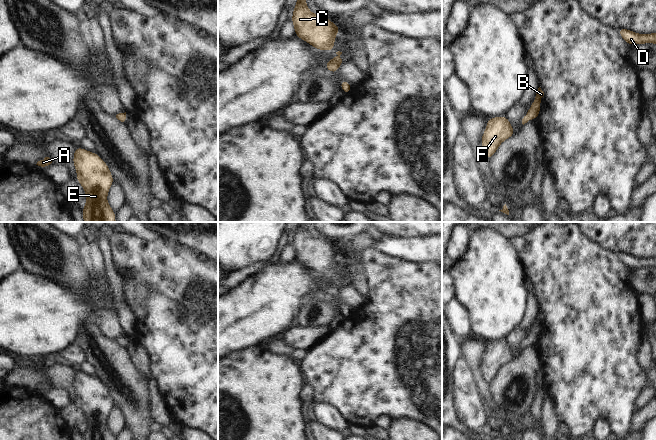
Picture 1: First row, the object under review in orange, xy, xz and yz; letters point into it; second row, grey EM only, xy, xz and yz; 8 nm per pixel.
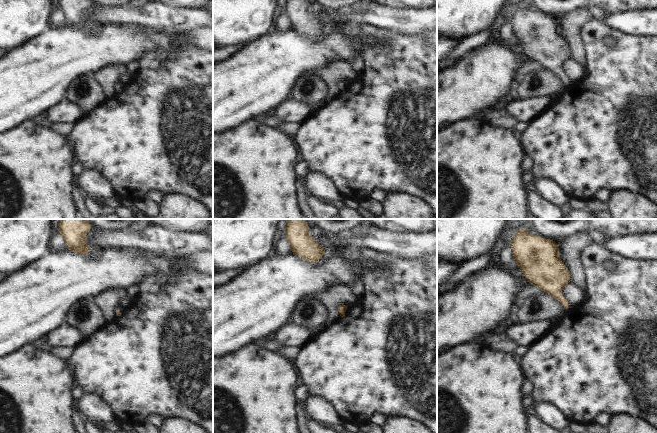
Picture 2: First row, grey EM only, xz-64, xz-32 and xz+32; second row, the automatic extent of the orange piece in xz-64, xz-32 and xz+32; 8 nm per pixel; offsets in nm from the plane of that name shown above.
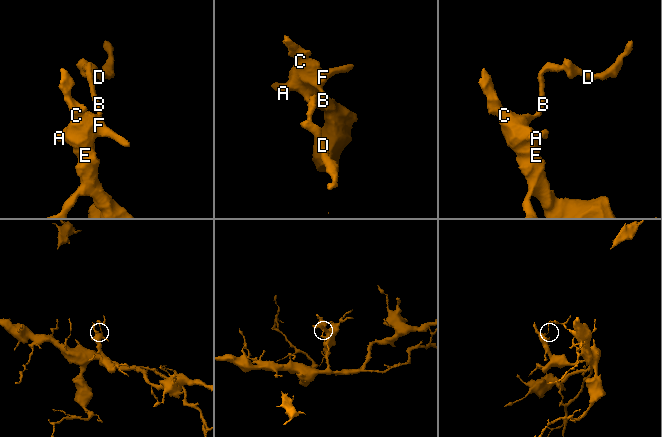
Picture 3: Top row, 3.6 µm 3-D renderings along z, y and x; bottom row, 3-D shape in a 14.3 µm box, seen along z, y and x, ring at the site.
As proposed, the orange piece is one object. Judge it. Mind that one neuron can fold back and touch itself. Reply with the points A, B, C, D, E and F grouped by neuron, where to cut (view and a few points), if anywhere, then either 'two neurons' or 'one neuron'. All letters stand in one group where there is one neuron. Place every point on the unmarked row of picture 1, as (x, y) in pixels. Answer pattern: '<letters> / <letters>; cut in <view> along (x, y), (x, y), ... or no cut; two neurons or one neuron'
A B C D E F; no cut; one neuron

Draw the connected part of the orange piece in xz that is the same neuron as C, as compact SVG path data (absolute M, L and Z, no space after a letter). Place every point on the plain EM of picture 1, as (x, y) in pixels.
M297 222L291 244L295 252L295 259L298 262L319 275L334 273L335 261L340 250L332 247L329 241L323 238L312 238L305 222Z

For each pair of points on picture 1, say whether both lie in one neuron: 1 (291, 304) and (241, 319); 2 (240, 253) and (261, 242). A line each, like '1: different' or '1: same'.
1: same
2: same

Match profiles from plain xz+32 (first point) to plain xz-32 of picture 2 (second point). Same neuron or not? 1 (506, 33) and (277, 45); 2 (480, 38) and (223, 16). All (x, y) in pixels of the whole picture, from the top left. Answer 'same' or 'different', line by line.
1: different
2: different

